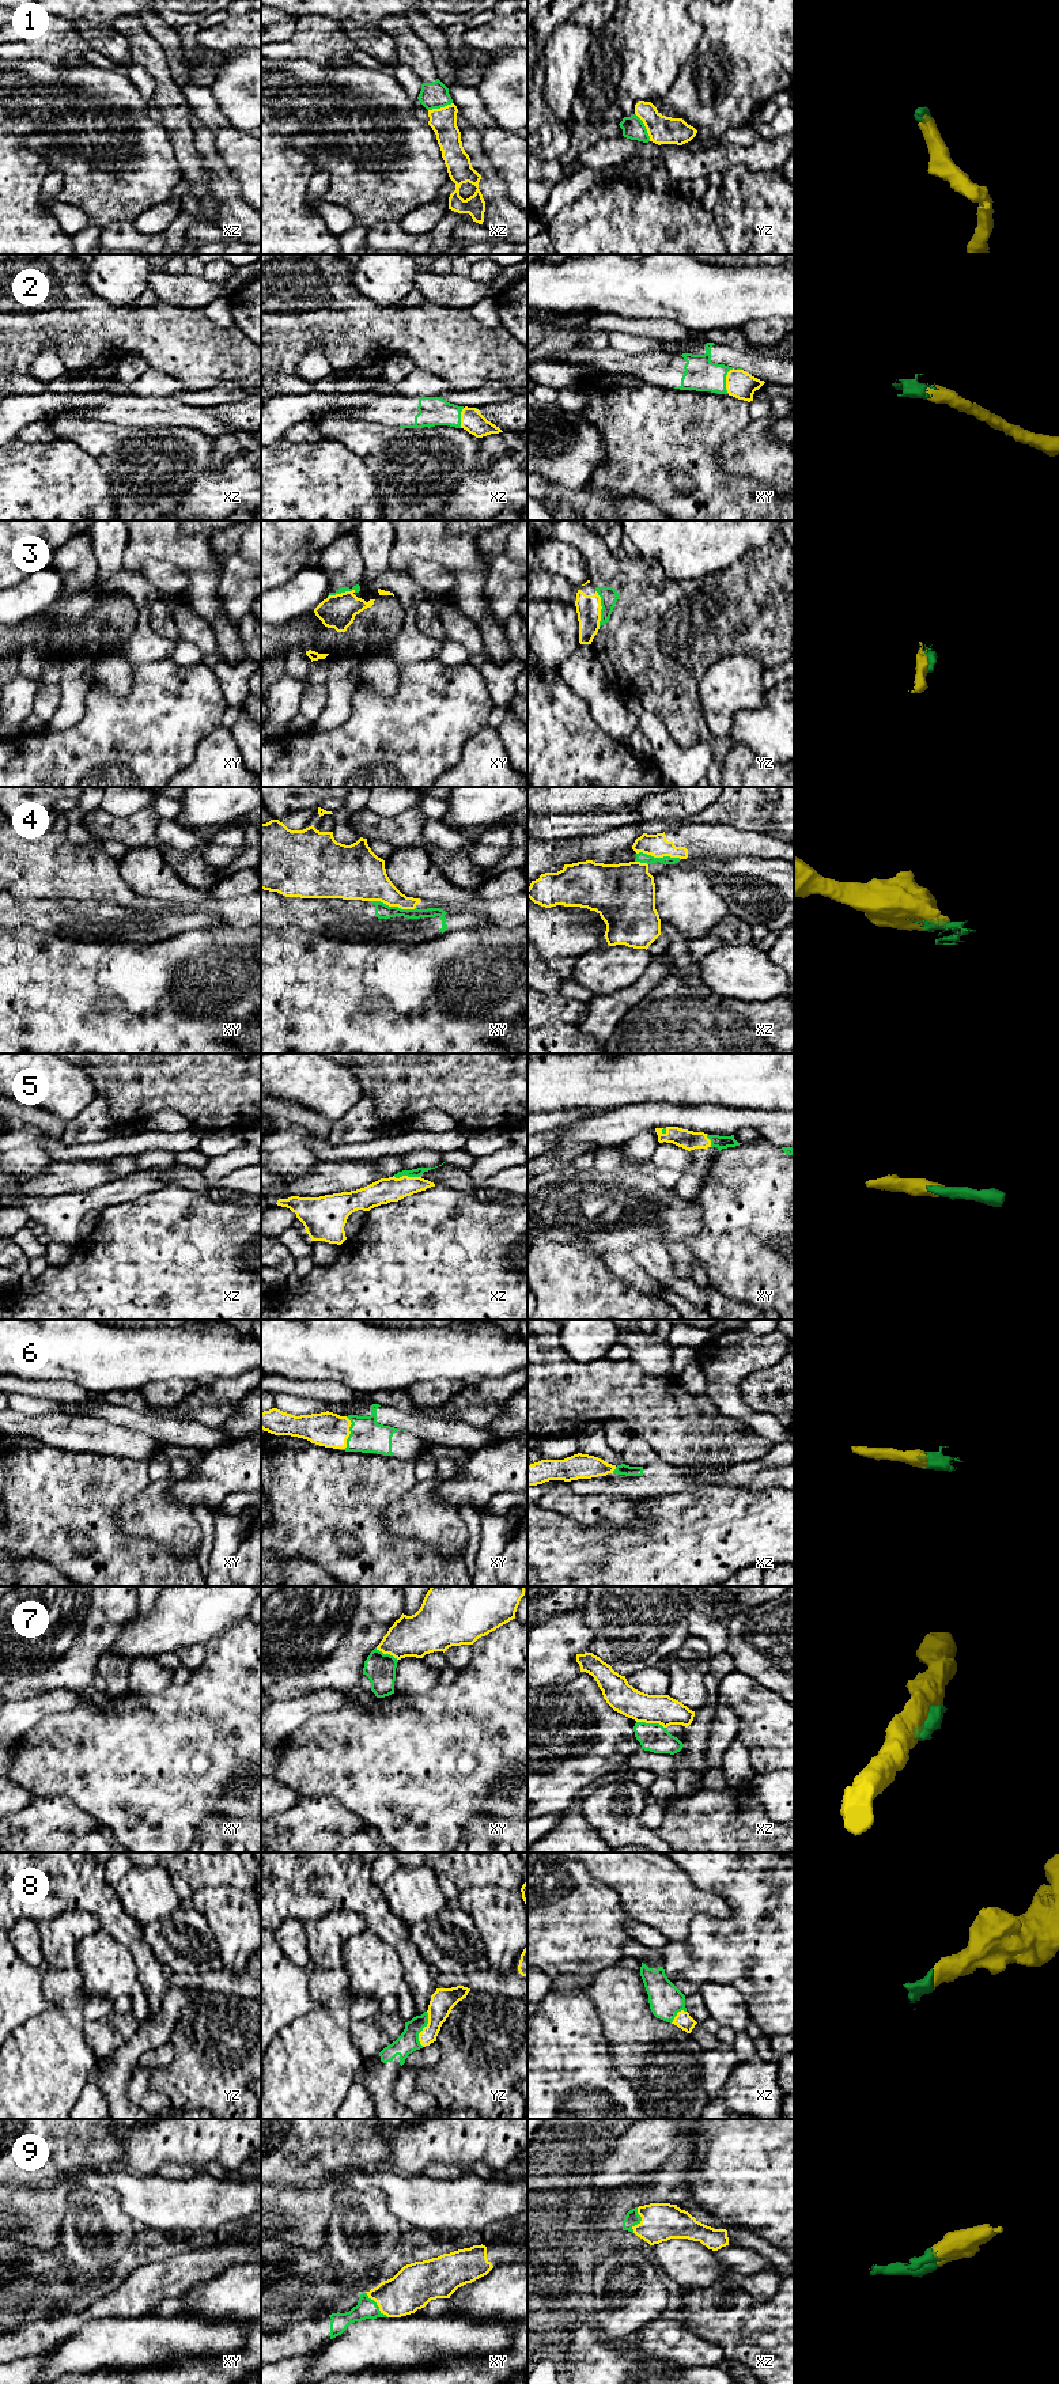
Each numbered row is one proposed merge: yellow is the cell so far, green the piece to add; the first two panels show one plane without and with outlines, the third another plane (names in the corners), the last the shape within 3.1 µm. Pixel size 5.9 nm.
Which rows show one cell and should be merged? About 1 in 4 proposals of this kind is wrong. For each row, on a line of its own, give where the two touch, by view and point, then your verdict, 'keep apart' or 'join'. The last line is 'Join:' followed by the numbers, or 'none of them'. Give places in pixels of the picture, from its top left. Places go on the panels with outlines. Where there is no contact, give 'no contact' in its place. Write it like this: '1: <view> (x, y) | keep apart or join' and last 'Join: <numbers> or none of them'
1: yz (645, 125) | join
2: xy (726, 381) | join
3: yz (601, 608) | keep apart
4: xy (393, 905) | keep apart
5: xz (407, 1176) | join
6: xy (350, 1433) | join
7: xz (651, 1722) | keep apart
8: yz (423, 2029) | join
9: xy (377, 2304) | join
Join: 1, 2, 5, 6, 8, 9

